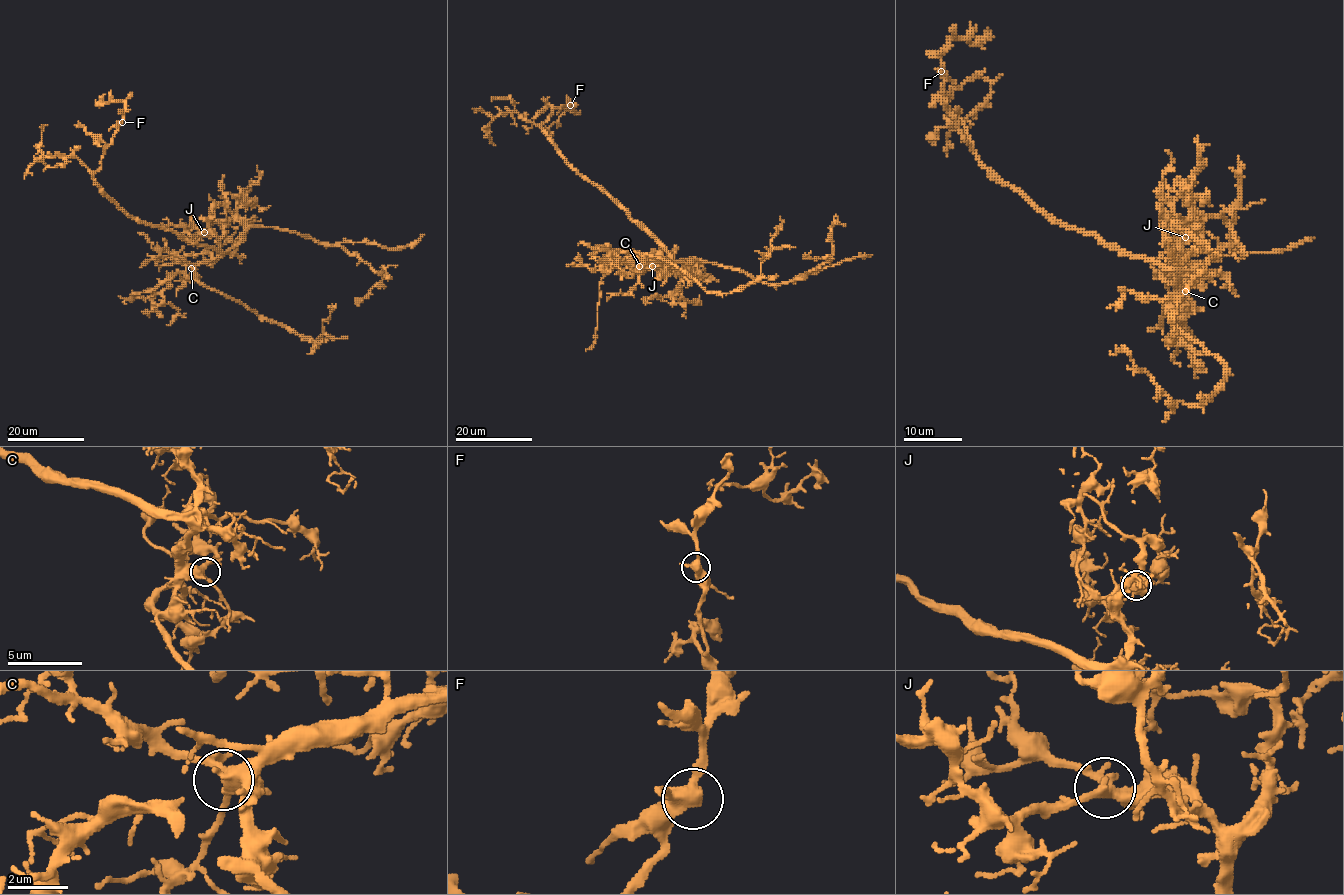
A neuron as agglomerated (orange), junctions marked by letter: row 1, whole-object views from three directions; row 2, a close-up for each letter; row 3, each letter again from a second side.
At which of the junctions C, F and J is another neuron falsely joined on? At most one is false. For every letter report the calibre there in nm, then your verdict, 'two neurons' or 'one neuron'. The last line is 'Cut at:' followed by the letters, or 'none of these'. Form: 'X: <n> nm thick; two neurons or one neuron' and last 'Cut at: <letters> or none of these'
C: 400 nm thick; one neuron
F: 360 nm thick; one neuron
J: 360 nm thick; one neuron
Cut at: none of these

